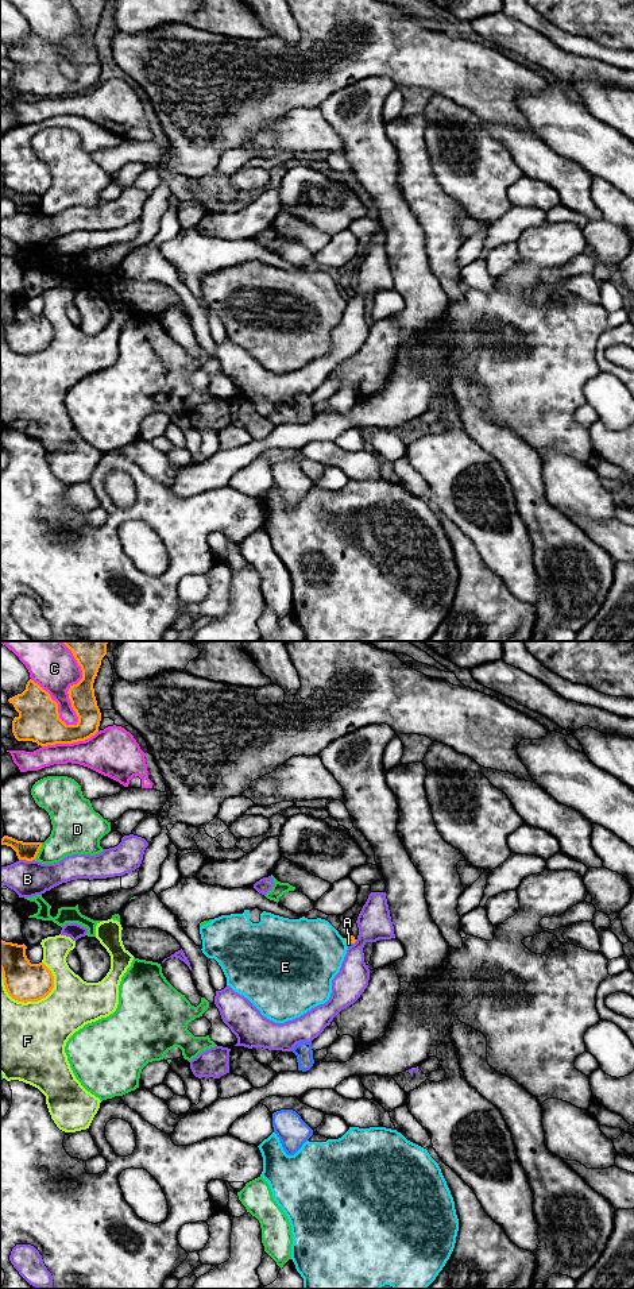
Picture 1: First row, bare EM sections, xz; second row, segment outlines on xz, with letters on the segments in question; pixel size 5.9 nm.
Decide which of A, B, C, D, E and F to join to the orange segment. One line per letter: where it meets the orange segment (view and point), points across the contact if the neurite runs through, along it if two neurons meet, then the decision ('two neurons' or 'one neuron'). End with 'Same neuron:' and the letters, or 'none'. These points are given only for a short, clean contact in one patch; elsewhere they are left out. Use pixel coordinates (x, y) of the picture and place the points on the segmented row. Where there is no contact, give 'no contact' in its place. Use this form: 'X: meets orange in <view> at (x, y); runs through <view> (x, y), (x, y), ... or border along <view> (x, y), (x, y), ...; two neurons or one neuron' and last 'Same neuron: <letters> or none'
A: meets orange in xz at (350, 942); runs through xz (350, 940), (350, 942), (348, 944); one neuron
B: meets orange in xz at (27, 860); two neurons
C: meets orange in xz at (77, 683); two neurons
D: meets orange in xz at (38, 851); two neurons
E: meets orange in xz at (344, 940); two neurons
F: meets orange in xz at (18, 1000); two neurons
Same neuron: A

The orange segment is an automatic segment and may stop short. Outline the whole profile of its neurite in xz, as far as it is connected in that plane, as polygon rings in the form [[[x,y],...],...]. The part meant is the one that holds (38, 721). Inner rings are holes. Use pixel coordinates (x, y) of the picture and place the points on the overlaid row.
[[[61,641],[73,653],[82,671],[82,679],[70,686],[67,694],[78,717],[76,725],[66,725],[58,713],[58,703],[34,680],[26,690],[8,699],[19,713],[12,721],[18,741],[32,741],[40,746],[85,741],[98,732],[101,713],[93,683],[107,655],[108,641]]]

